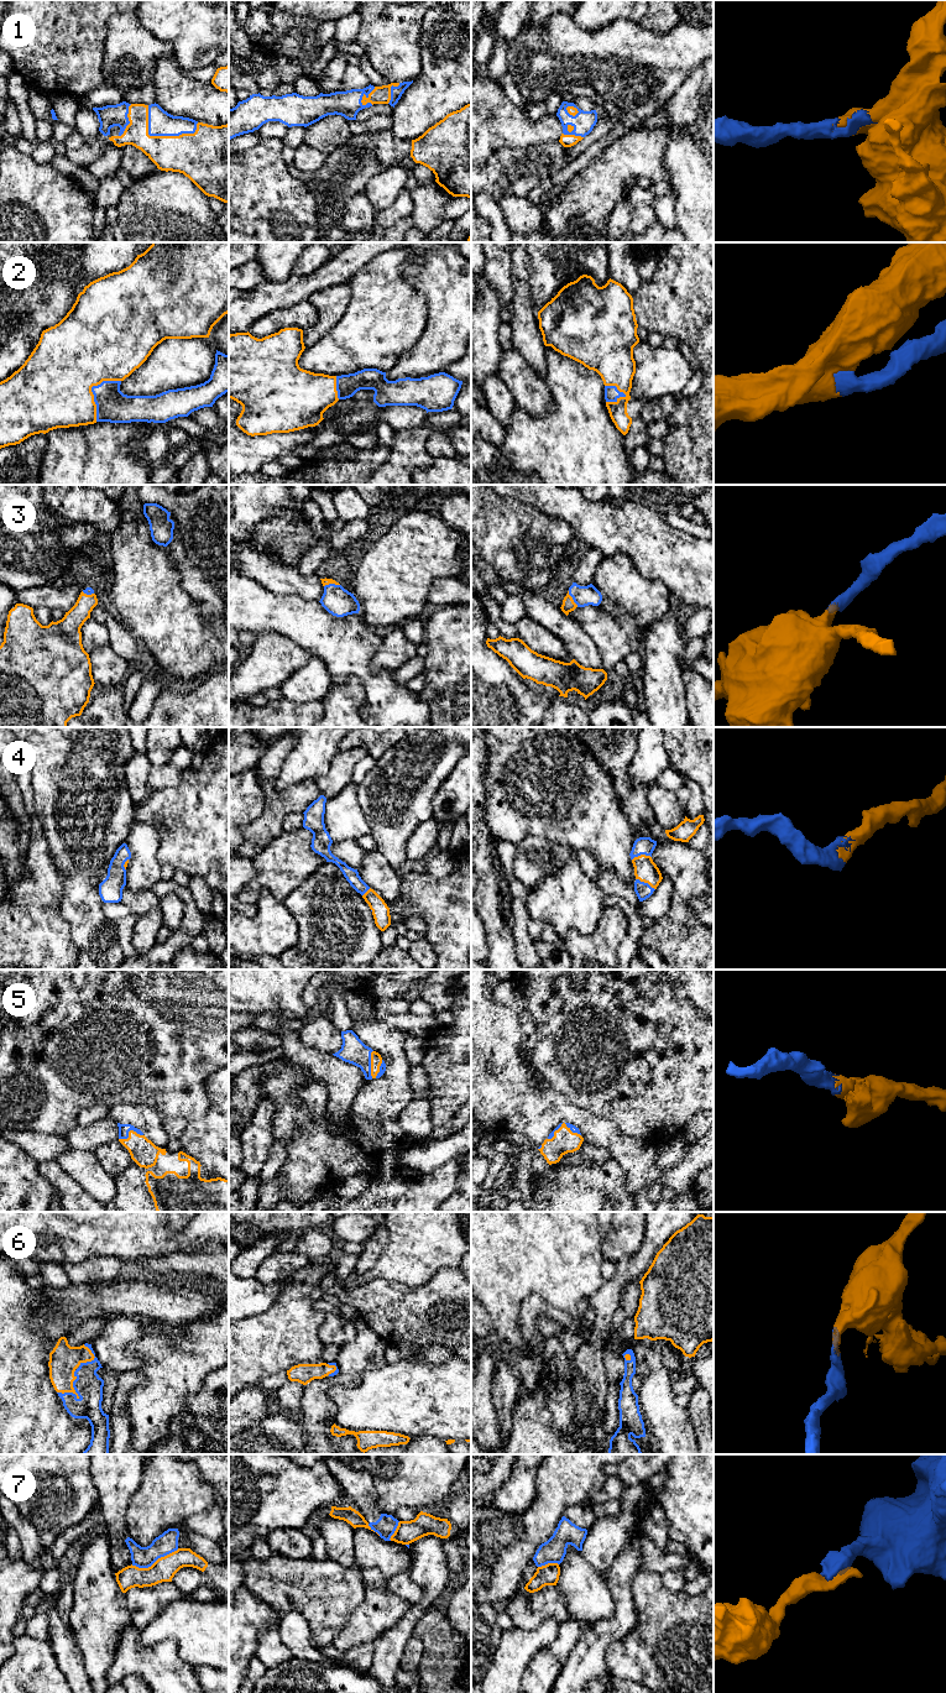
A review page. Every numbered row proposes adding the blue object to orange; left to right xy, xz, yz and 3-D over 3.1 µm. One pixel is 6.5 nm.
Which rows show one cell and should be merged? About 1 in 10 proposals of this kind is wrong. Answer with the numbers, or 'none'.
1, 2, 3, 4, 5, 6

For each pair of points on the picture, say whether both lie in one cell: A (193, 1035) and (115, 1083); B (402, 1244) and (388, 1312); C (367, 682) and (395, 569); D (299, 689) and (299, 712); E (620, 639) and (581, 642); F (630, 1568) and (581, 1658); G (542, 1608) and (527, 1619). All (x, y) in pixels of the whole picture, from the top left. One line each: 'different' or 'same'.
A: same
B: different
C: different
D: different
E: different
F: same
G: same

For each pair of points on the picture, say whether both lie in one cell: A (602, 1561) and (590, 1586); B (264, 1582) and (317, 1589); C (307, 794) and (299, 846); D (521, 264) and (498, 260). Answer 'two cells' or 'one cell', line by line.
A: two cells
B: one cell
C: two cells
D: two cells

